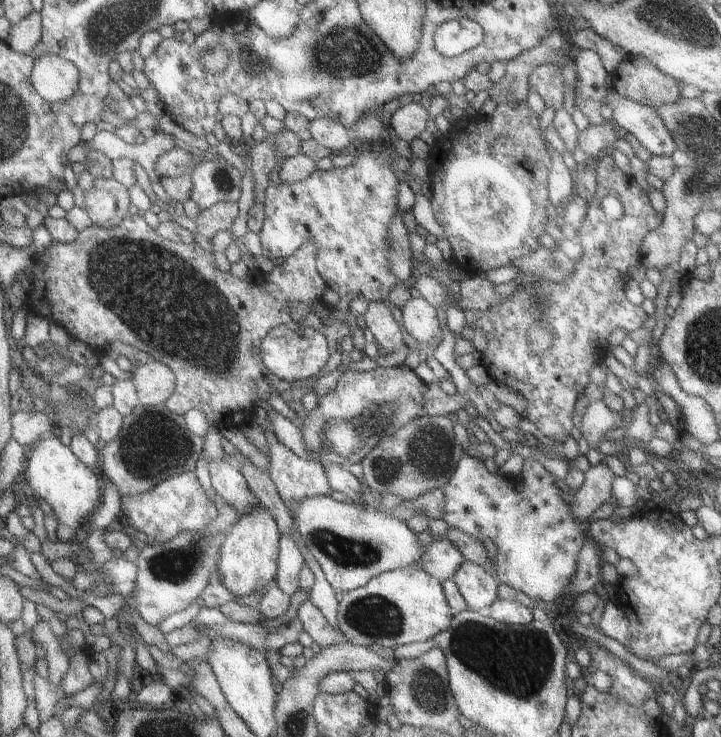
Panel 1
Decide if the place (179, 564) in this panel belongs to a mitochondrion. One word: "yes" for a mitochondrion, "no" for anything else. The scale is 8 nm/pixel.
yes

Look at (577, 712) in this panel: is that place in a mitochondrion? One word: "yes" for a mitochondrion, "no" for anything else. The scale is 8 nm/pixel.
no

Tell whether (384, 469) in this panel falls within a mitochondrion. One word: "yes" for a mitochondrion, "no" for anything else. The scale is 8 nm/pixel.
yes

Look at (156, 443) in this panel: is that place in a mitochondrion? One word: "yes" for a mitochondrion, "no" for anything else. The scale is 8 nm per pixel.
yes

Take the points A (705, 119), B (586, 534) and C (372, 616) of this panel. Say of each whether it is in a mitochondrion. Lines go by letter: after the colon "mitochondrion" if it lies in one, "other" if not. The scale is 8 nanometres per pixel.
A: mitochondrion
B: other
C: mitochondrion

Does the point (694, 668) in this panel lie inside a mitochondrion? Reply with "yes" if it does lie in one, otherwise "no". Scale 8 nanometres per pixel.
no

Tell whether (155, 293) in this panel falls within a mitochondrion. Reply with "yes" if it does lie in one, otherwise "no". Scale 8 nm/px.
yes

